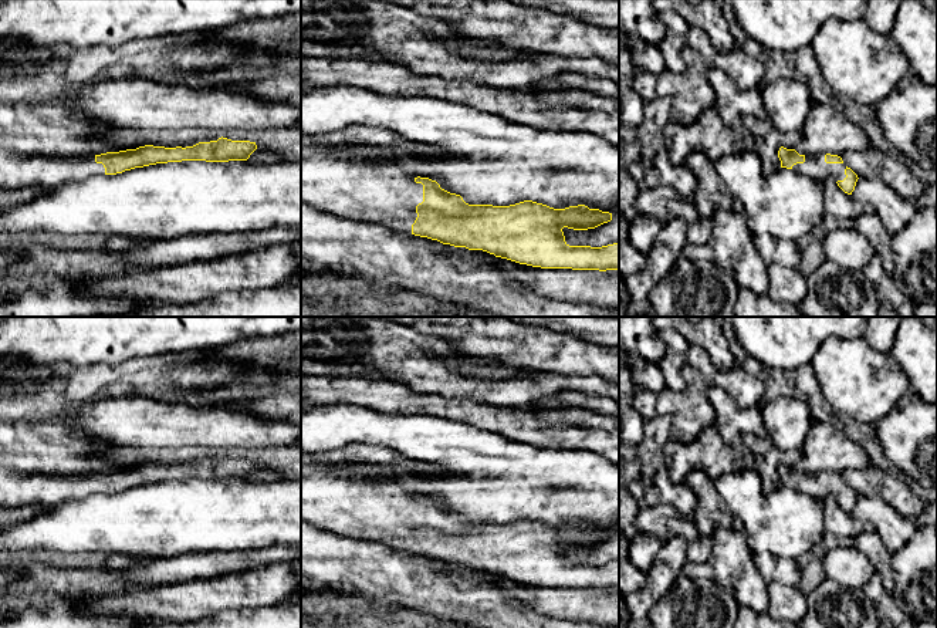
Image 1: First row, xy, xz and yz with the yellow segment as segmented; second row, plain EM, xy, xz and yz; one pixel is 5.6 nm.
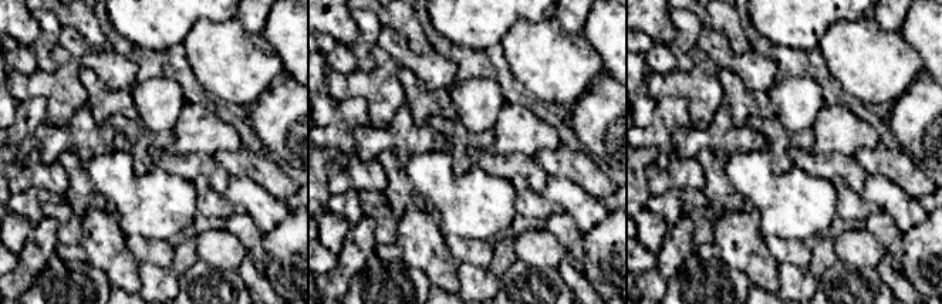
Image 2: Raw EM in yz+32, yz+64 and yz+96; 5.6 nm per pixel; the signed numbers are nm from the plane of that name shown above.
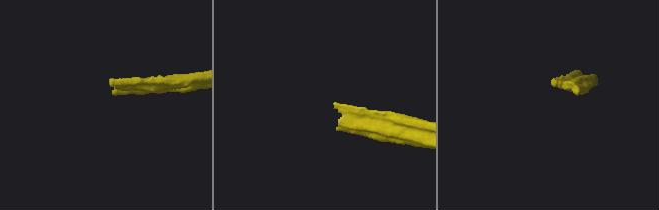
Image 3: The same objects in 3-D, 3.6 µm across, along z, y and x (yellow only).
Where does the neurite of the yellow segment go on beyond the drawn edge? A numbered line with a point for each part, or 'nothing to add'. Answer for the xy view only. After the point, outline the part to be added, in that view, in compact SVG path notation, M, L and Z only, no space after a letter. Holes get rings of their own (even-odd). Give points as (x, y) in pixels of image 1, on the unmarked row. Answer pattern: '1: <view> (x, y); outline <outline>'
1: xy (16, 490); outline M0 466L0 509L27 504L55 507L68 500L105 493L95 473L75 476L20 475Z

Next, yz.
1: yz (814, 485); outline M805 473L804 482L796 482L792 489L809 494L818 500L823 500L828 494L833 496L836 500L843 499L846 483L845 482L826 482L825 473Z

